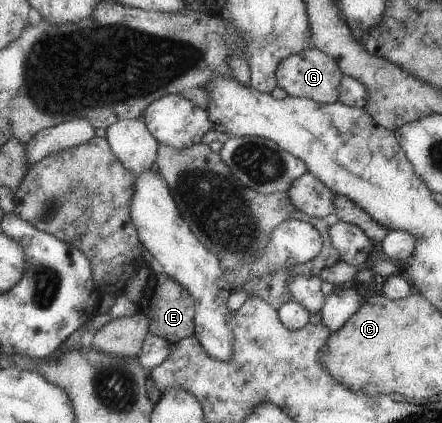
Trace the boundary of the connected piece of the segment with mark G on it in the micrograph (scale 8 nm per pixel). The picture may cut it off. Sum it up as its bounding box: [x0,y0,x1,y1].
[276,46,343,104]

